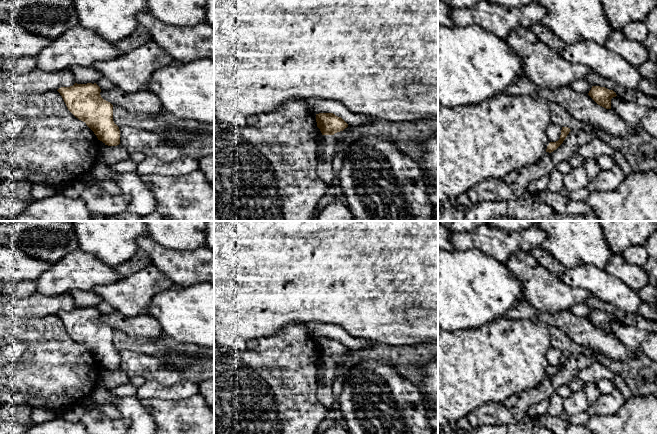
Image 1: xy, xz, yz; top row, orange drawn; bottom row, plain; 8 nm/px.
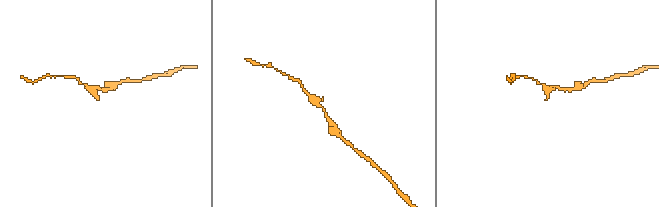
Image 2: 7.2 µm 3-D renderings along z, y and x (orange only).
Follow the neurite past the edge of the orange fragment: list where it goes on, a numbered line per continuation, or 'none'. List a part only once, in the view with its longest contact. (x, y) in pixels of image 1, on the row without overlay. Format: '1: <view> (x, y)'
none

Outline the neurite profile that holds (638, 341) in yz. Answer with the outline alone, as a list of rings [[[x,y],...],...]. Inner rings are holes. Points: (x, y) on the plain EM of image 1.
[[[616,320],[611,323],[611,333],[633,353],[644,354],[657,362],[657,332],[625,326]]]

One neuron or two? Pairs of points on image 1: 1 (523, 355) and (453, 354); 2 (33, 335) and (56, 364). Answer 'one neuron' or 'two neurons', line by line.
1: one neuron
2: one neuron

